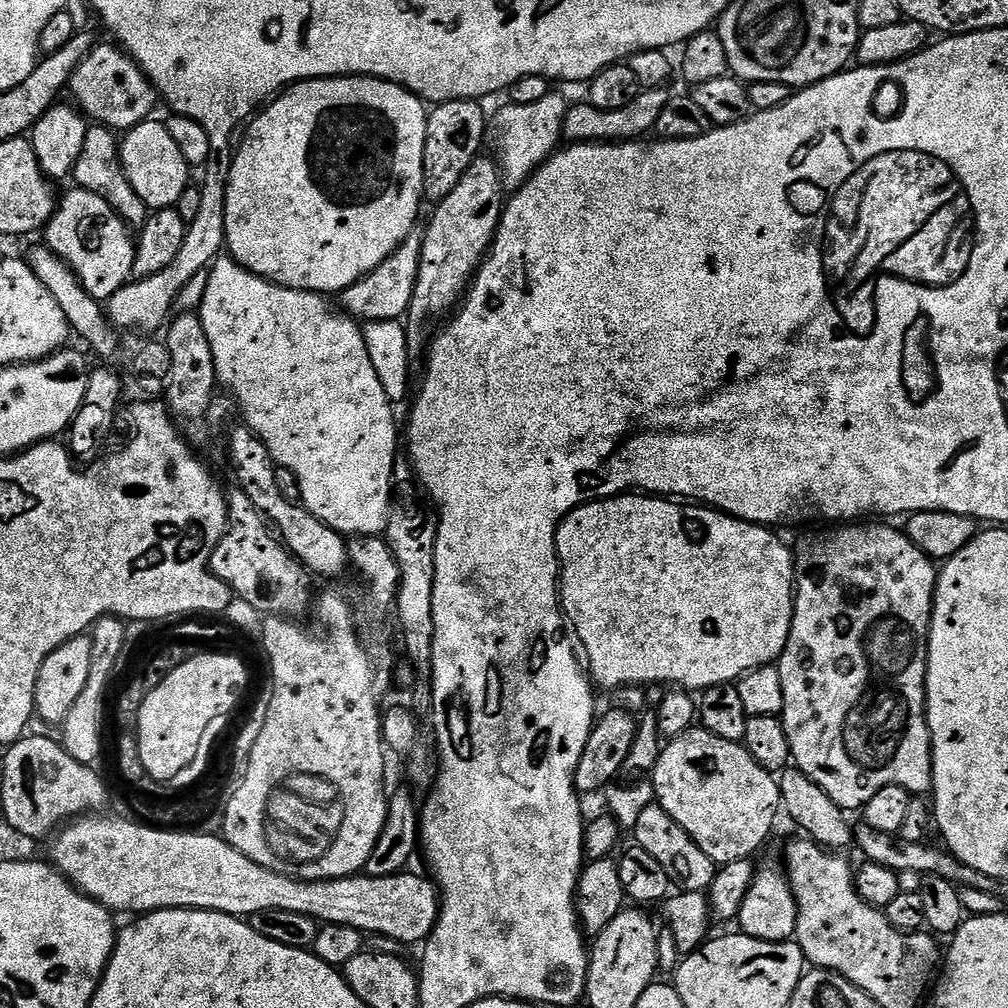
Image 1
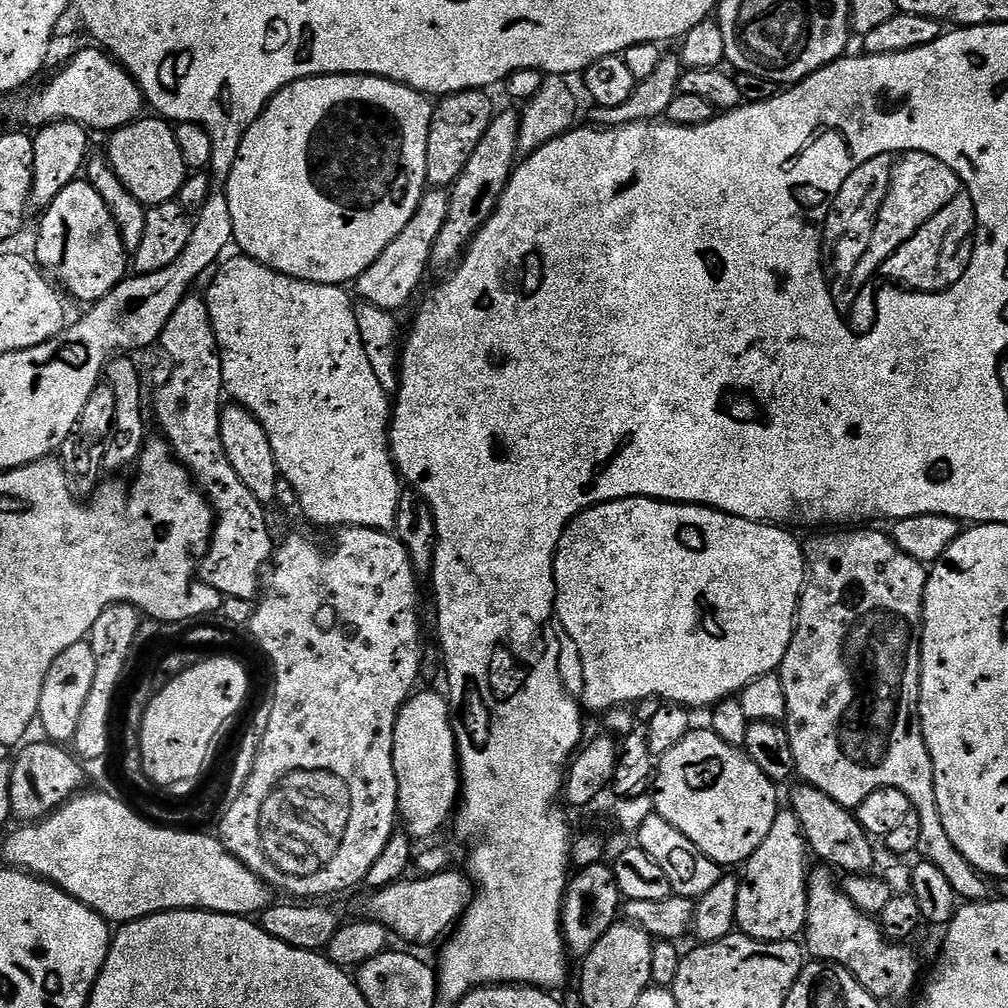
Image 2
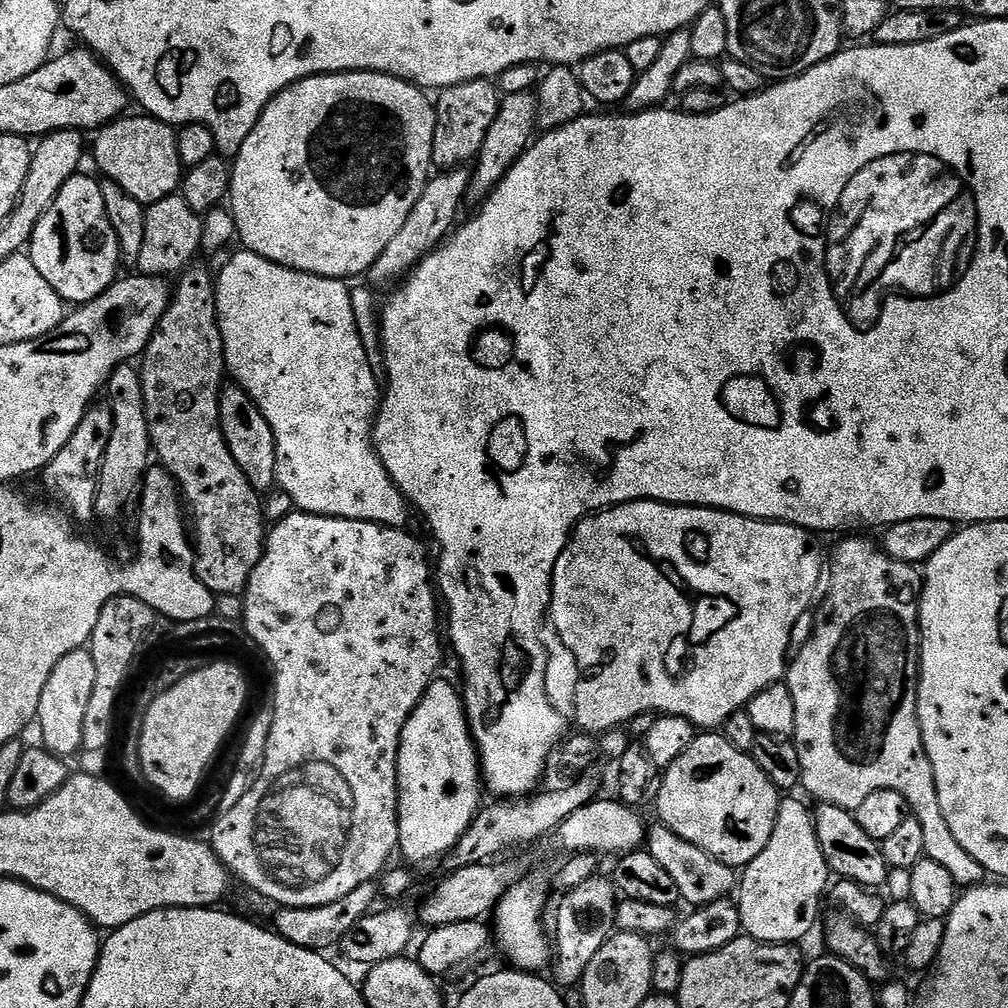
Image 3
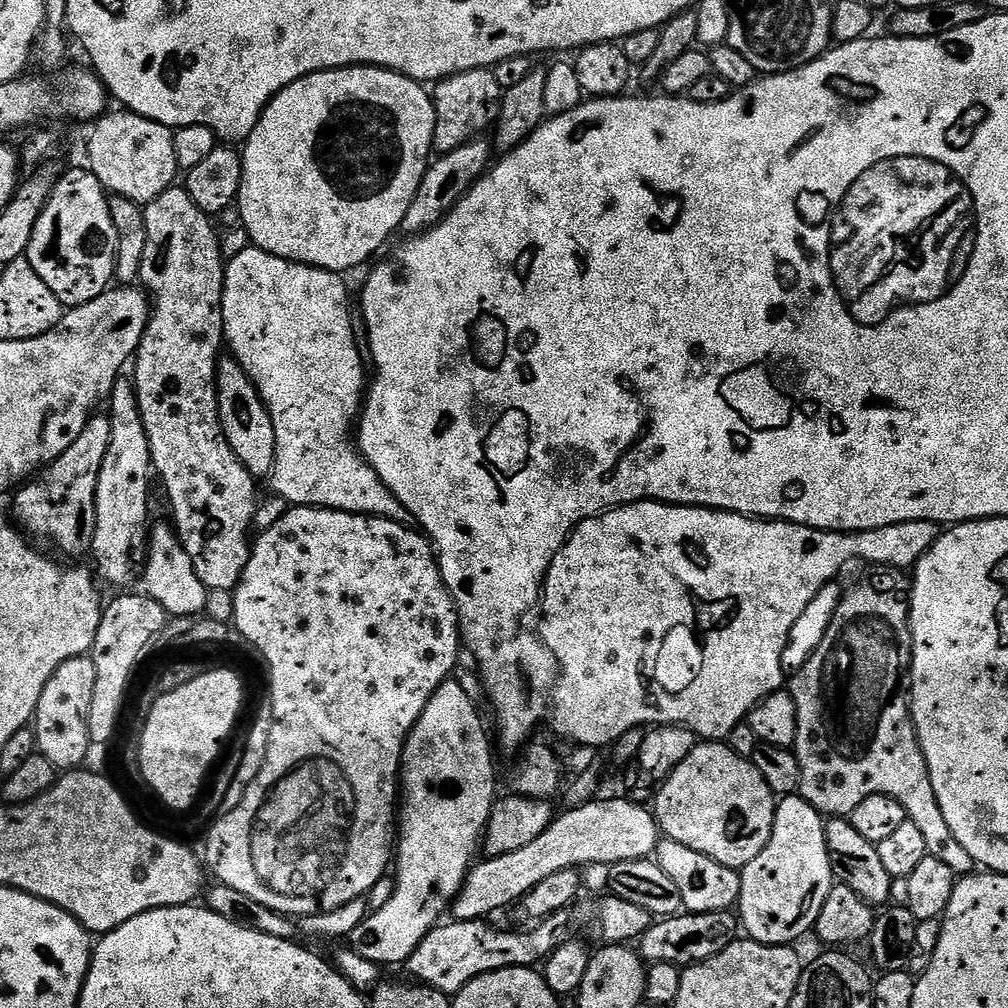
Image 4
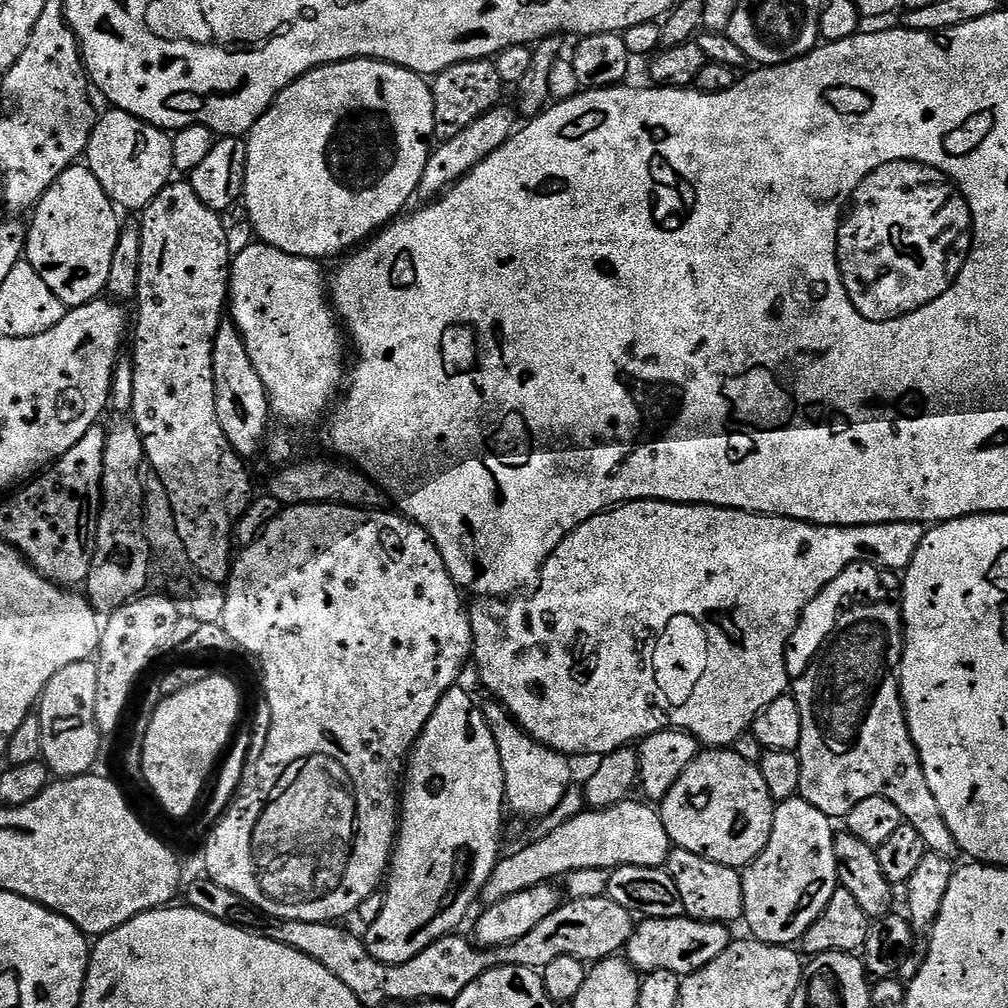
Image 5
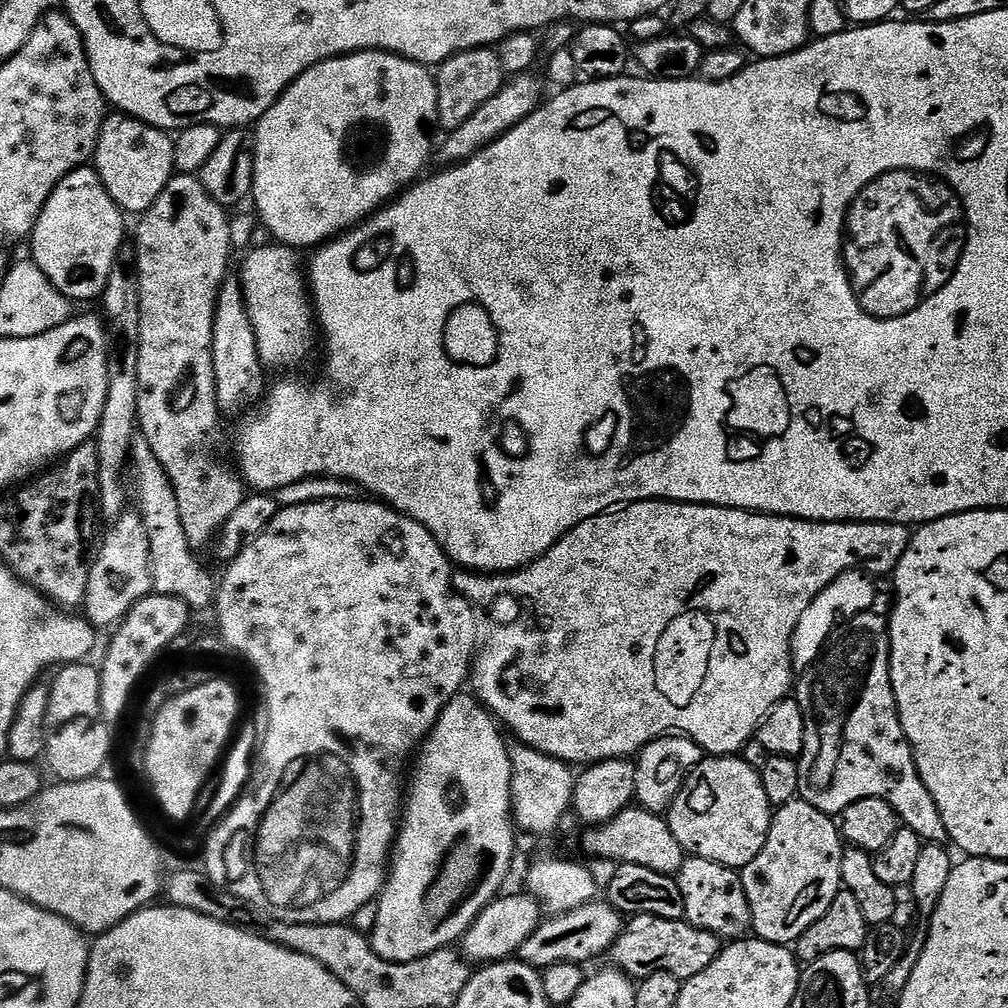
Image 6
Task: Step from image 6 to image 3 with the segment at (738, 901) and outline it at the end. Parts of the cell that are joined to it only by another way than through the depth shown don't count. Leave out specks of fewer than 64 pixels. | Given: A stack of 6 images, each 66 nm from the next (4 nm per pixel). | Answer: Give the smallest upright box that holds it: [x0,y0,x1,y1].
[646,826,738,906]

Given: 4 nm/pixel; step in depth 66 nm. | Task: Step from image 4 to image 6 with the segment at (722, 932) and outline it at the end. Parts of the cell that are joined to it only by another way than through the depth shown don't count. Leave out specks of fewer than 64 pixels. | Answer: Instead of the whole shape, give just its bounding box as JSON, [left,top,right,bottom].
[611,916,722,982]

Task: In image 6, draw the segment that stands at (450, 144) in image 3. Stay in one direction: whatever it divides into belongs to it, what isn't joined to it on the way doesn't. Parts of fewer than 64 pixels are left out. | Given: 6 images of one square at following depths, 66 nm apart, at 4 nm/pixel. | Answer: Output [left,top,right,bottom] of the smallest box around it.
[435,47,506,133]

